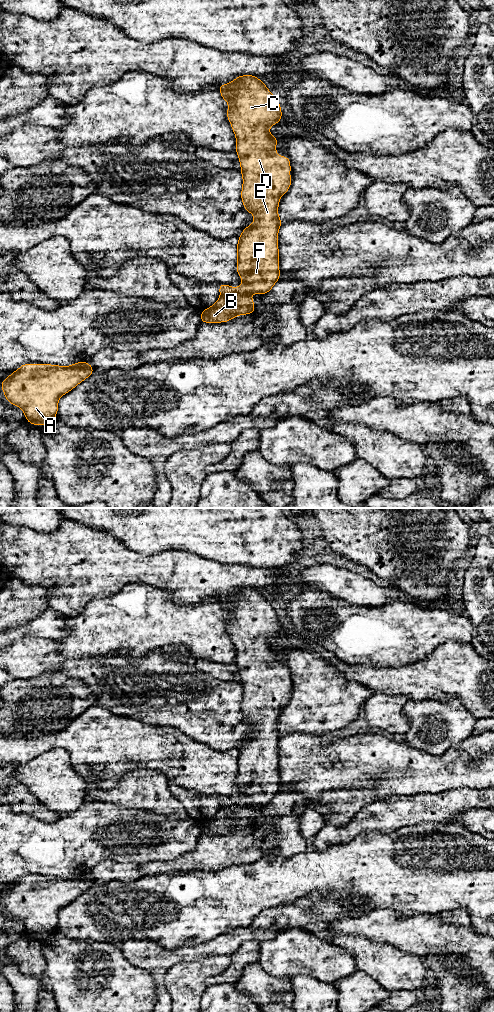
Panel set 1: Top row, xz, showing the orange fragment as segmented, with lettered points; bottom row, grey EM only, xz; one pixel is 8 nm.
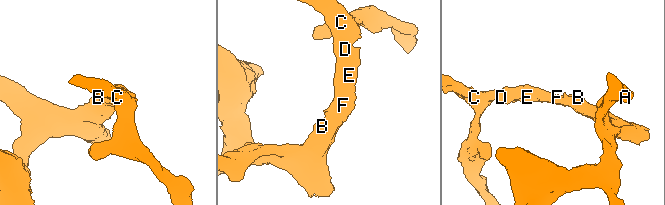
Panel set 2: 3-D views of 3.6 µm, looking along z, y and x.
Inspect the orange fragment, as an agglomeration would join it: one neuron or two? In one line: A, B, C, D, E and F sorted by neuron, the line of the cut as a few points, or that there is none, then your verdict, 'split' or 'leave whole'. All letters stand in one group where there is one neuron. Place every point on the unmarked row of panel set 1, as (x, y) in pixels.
A B C D E F | no cut | leave whole

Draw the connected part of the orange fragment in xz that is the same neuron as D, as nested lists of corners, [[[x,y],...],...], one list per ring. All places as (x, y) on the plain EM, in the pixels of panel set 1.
[[[243,587],[236,589],[229,596],[222,596],[219,600],[222,610],[229,615],[227,630],[235,645],[237,656],[236,664],[241,676],[241,686],[243,688],[243,699],[241,704],[242,714],[246,723],[252,725],[255,732],[252,737],[242,743],[237,757],[237,785],[244,794],[240,799],[230,799],[226,796],[219,797],[220,810],[217,814],[206,822],[202,822],[201,835],[227,834],[238,827],[245,827],[255,824],[254,813],[249,808],[252,805],[266,806],[274,795],[280,790],[279,784],[279,763],[278,763],[278,742],[282,734],[278,729],[278,716],[280,709],[287,704],[291,697],[290,672],[285,668],[276,666],[276,654],[278,650],[272,648],[268,641],[281,632],[282,624],[280,616],[265,596],[255,588]]]

